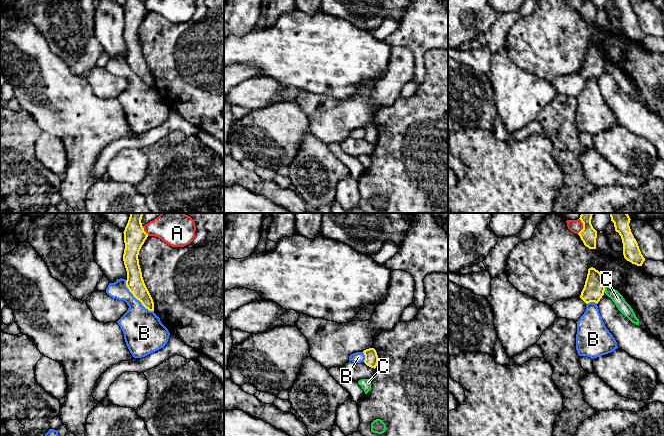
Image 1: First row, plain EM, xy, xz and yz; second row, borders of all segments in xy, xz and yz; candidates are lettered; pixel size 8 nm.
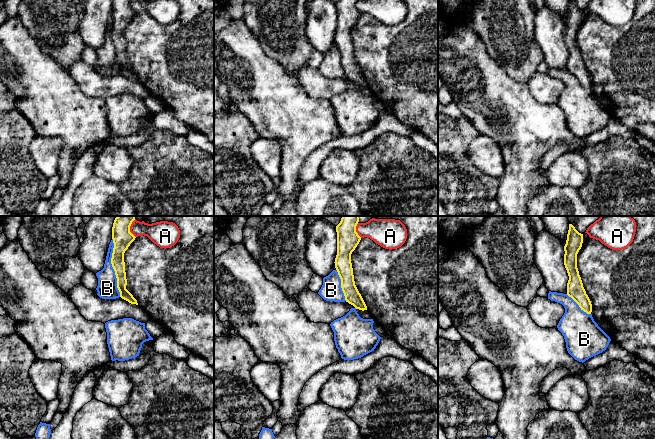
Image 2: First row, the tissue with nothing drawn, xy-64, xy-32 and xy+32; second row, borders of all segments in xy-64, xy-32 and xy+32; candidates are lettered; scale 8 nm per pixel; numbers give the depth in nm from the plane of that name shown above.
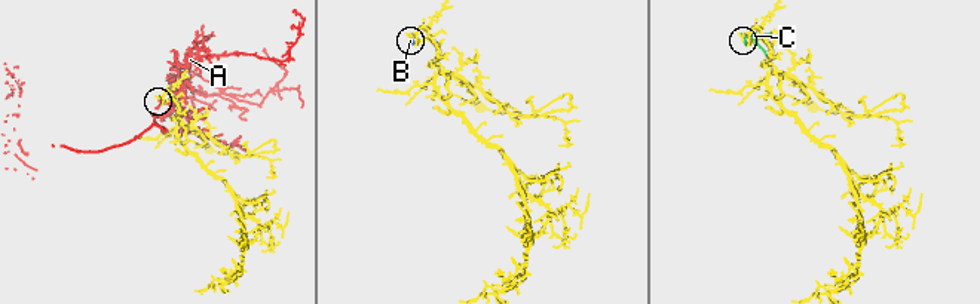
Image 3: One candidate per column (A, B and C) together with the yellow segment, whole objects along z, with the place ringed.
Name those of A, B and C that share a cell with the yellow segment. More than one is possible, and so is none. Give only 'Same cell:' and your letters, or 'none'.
Same cell: none

